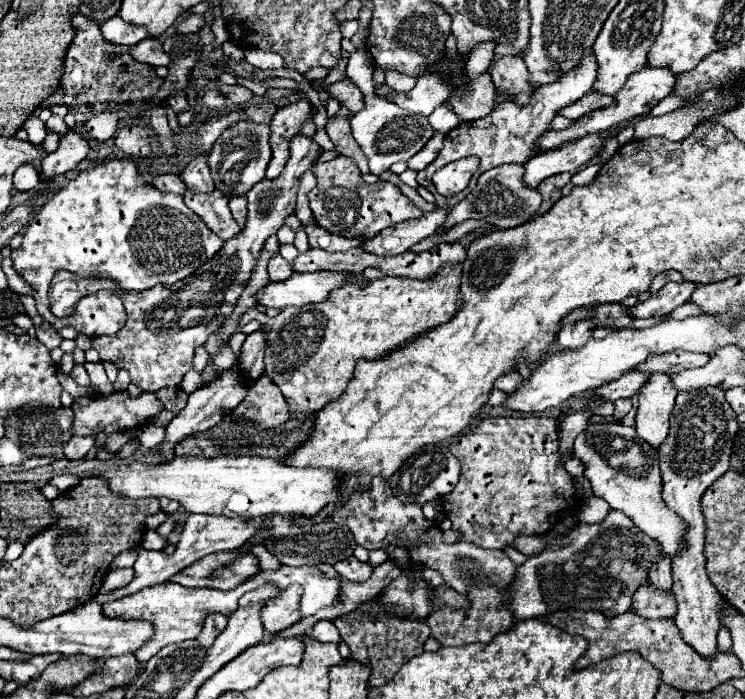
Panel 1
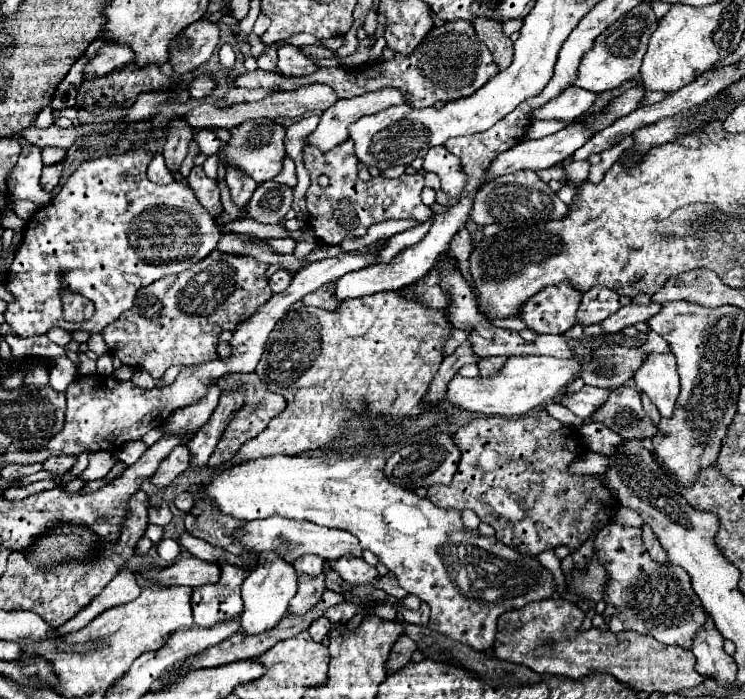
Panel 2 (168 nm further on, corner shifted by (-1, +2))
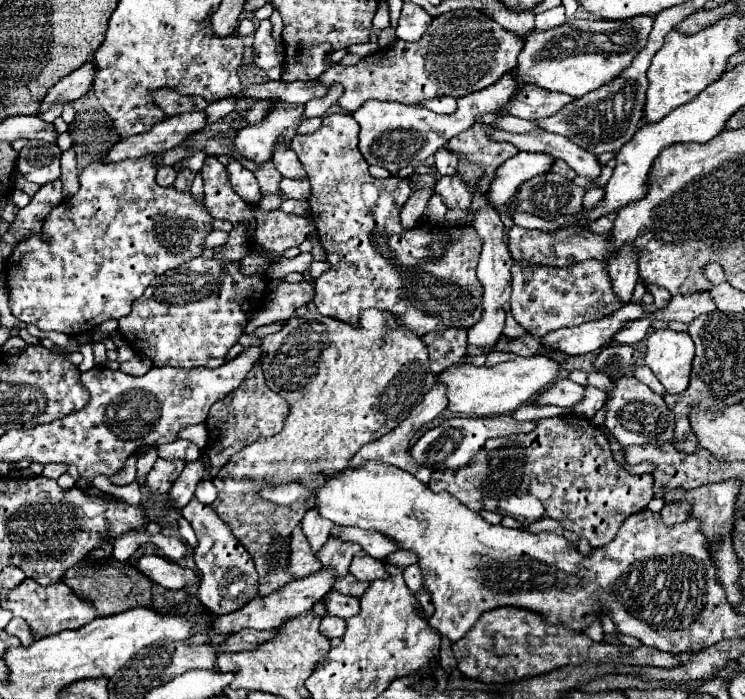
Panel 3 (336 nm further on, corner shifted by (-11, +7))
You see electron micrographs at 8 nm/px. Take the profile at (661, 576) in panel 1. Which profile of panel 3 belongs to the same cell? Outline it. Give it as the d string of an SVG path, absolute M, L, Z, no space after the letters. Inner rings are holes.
M672 502L672 504L664 504L662 508L662 518L666 524L680 524L688 518L690 506L686 502Z

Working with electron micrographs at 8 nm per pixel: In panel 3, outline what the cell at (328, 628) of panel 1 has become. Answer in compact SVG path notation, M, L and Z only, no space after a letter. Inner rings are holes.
M324 616L320 622L320 634L326 638L340 638L344 634L346 620L334 618L334 616Z

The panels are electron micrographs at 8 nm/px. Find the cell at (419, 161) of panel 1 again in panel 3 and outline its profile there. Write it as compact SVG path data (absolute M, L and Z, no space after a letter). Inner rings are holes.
M440 148L436 152L436 164L434 166L438 168L438 172L442 176L454 176L456 174L456 166L458 166L458 158L452 152L448 152L446 148Z

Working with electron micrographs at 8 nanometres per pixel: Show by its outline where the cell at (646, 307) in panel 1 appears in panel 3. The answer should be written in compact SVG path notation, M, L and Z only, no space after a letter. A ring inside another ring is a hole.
M628 302L624 304L620 310L616 310L614 314L602 318L602 320L594 320L594 322L584 322L580 326L574 326L574 328L560 328L556 332L550 332L548 336L532 336L532 334L524 334L520 338L508 338L508 336L500 336L500 340L496 342L496 348L492 350L498 350L498 352L512 352L512 354L518 354L518 356L552 356L556 352L562 352L562 354L568 354L568 356L578 356L578 354L588 354L588 352L596 352L600 348L604 348L612 336L628 322L628 320L638 320L642 318L646 312L640 304L634 304L634 302Z

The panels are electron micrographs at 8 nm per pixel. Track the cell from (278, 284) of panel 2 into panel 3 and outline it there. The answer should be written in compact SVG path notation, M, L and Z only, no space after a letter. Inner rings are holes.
M282 282L276 290L268 294L266 308L260 310L254 320L246 324L243 334L251 333L258 326L269 325L280 320L290 320L296 318L296 310L300 306L308 306L314 300L314 288L310 282L298 282L298 284L288 284Z

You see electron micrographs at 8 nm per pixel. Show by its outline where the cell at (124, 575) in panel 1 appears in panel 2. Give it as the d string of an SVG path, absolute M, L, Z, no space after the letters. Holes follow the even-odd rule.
M122 569L112 581L110 585L106 585L106 589L78 615L74 615L66 625L62 625L58 631L70 633L70 631L78 631L84 625L88 625L96 615L100 615L102 611L106 611L108 607L120 605L120 603L130 603L130 599L136 599L140 593L140 585L136 583L136 573L130 569Z

